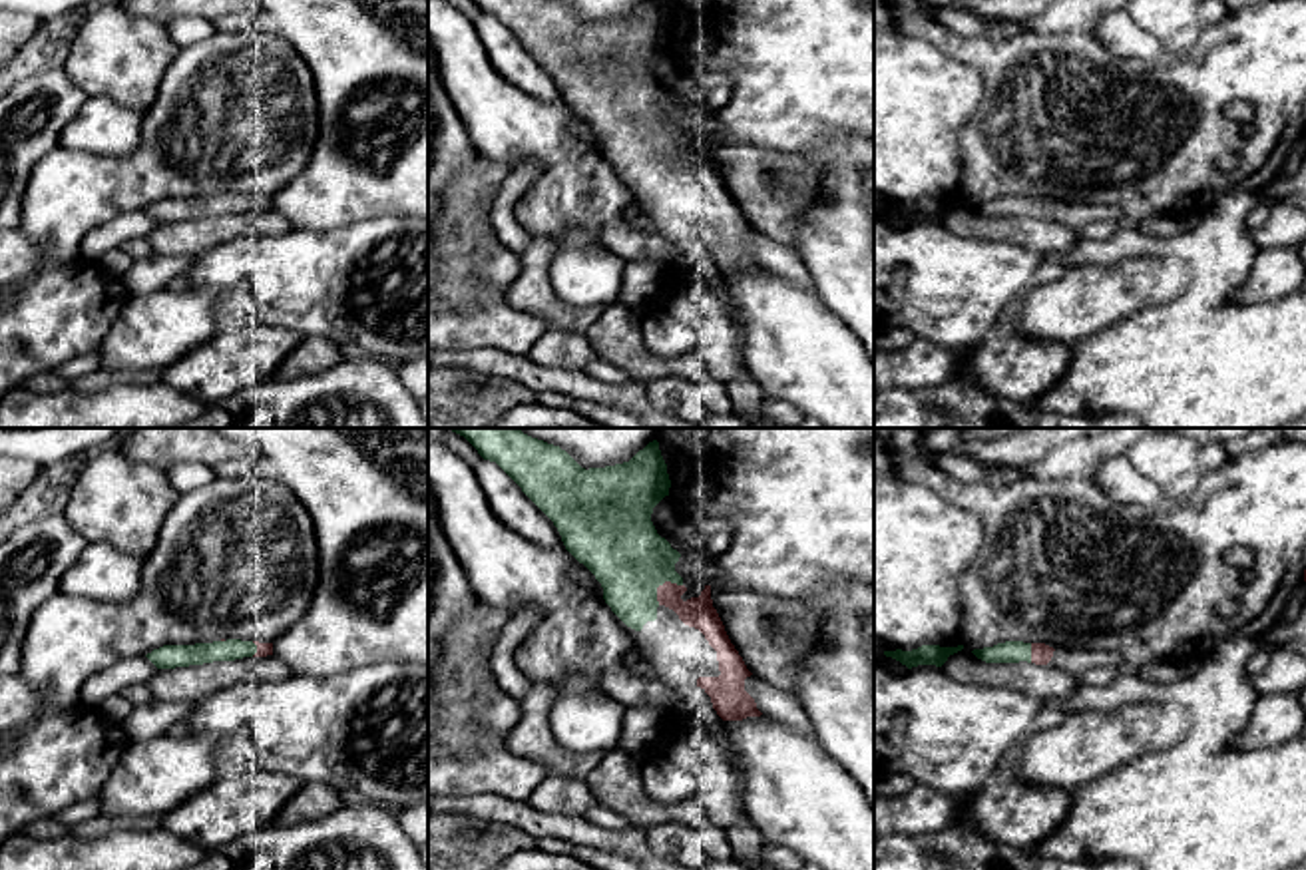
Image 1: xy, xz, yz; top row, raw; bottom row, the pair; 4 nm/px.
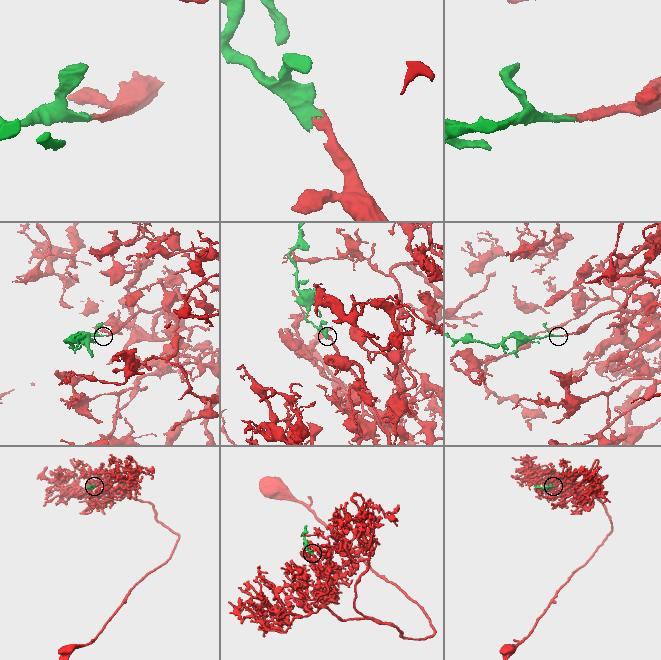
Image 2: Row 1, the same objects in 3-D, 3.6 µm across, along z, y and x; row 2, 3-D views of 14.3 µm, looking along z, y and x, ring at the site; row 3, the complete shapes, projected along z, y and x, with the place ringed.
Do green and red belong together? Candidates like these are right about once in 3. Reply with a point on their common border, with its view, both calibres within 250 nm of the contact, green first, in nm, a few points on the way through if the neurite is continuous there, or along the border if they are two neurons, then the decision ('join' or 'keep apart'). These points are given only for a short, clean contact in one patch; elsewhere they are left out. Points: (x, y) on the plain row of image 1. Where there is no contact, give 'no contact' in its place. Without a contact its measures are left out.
xz (661, 138) | 320/130 nm | across xz (618, 96), (661, 138), (685, 164), (697, 166) | join

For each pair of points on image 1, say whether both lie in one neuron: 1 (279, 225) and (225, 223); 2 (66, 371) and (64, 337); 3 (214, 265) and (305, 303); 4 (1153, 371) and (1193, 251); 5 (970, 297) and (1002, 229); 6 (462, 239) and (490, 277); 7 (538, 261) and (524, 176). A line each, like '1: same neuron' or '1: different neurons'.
1: same neuron
2: different neurons
3: same neuron
4: same neuron
5: different neurons
6: different neurons
7: different neurons

